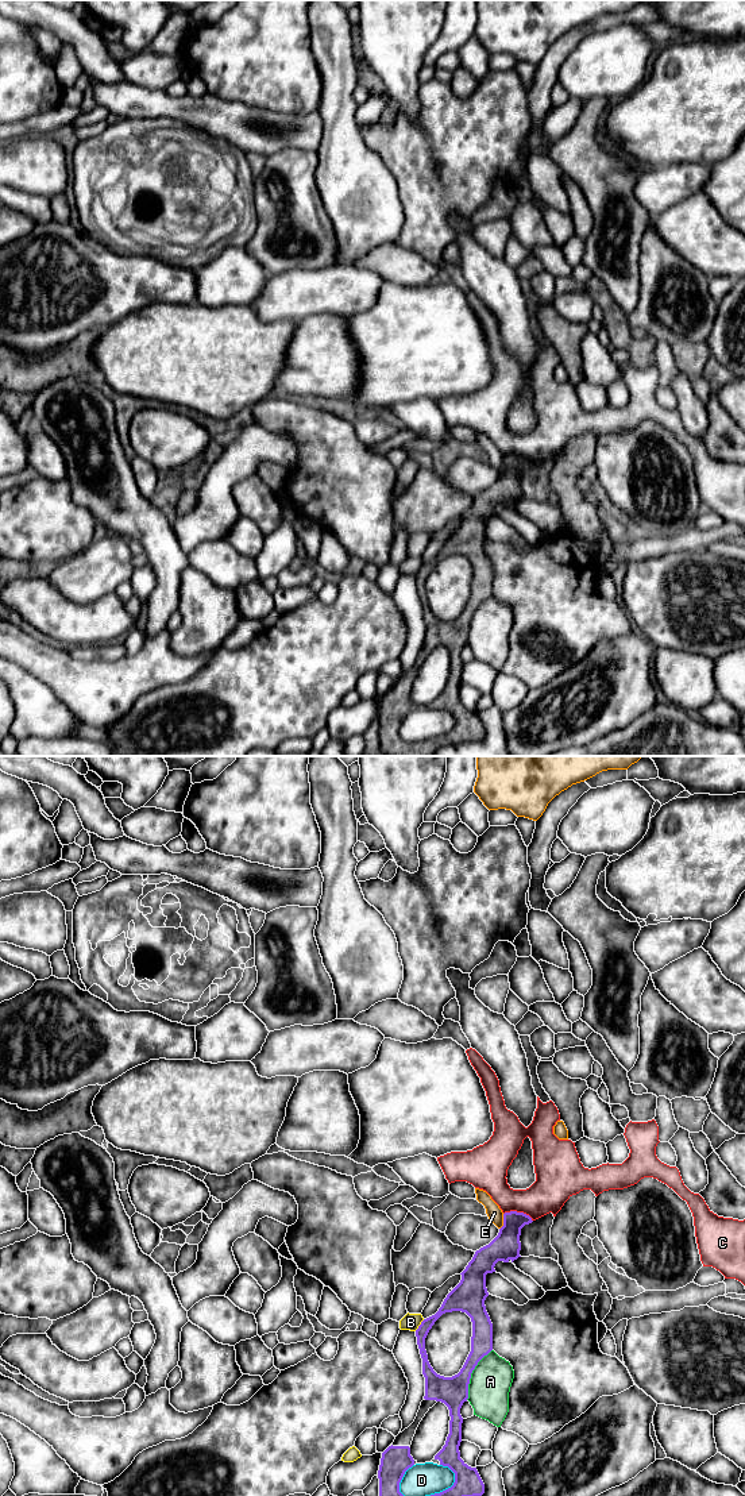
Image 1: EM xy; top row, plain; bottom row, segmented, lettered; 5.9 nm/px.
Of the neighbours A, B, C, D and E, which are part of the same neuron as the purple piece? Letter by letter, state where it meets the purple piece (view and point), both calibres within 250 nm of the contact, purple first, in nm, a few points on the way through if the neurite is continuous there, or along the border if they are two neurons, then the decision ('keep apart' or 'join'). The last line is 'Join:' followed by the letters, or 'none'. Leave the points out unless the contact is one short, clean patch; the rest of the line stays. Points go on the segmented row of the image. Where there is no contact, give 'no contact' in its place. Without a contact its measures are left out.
A: meets purple in xy at (470, 1375); 180 nm thick on the purple side, 240 nm on the other; keep apart
B: meets purple in xy at (420, 1325); 110 nm thick on the purple side, 100 nm on the other; keep apart
C: meets purple in xy at (518, 1213); 170 nm thick on the purple side, 220 nm on the other; keep apart
D: meets purple in xy at (451, 1487); 160 nm thick on the purple side, 190 nm on the other; keep apart
E: meets purple in xy at (504, 1222); 170 nm thick on the purple side, 90 nm on the other; border along xy (504, 1214), (504, 1225), (500, 1229); keep apart
Join: none

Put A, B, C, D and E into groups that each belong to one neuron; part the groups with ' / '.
A / B / C / D / E

